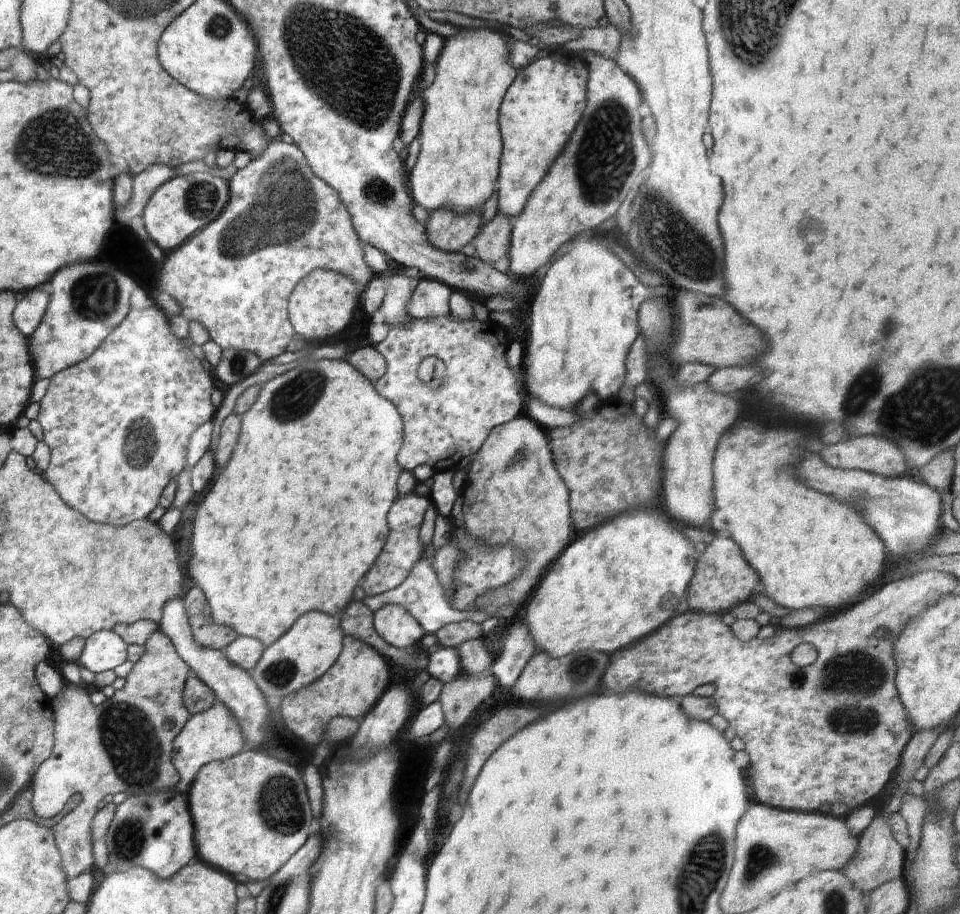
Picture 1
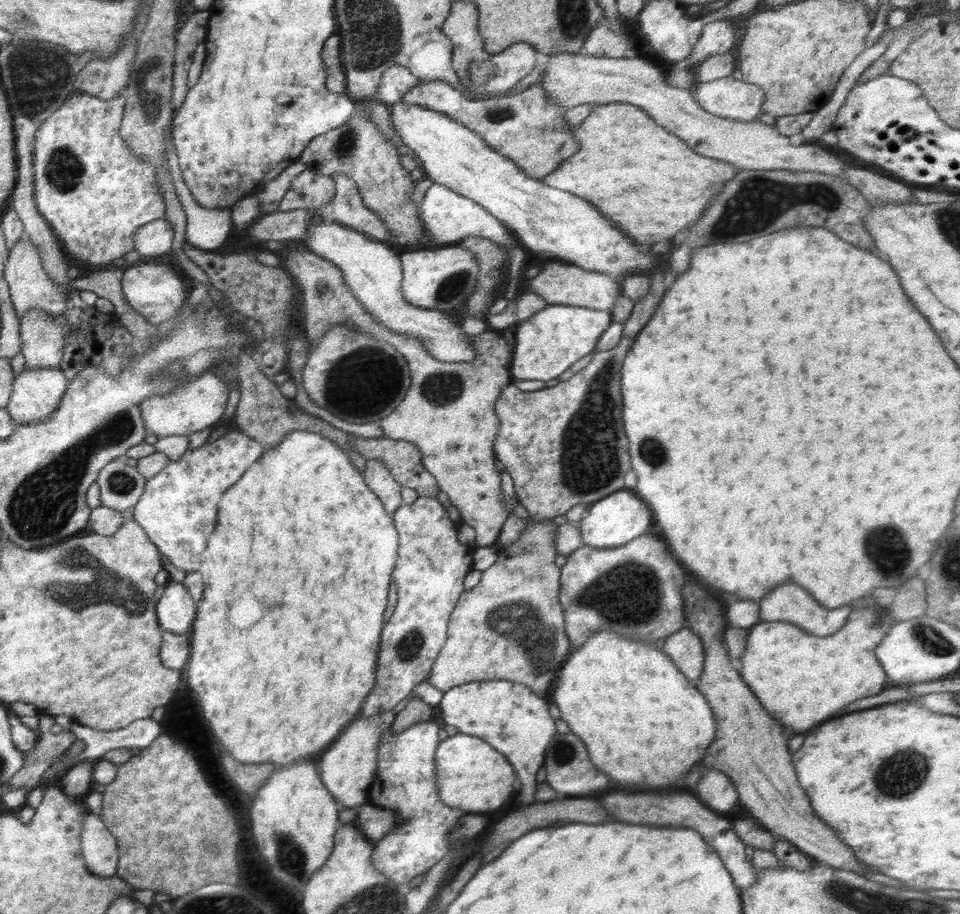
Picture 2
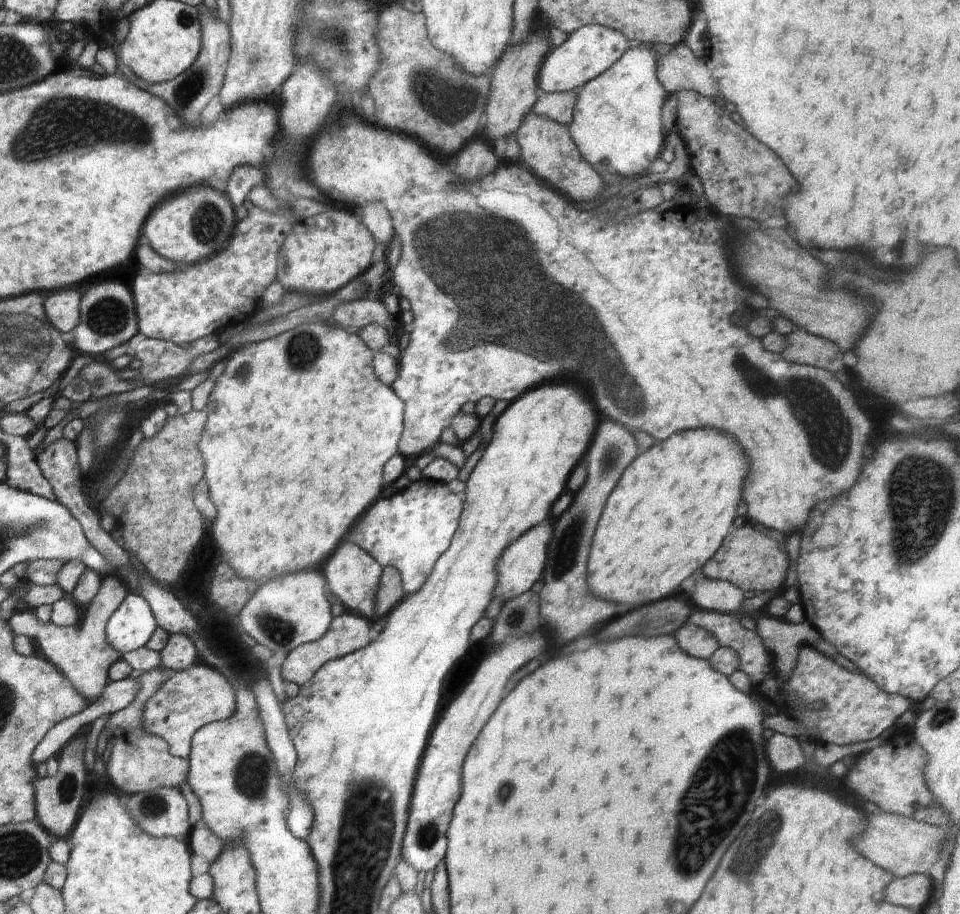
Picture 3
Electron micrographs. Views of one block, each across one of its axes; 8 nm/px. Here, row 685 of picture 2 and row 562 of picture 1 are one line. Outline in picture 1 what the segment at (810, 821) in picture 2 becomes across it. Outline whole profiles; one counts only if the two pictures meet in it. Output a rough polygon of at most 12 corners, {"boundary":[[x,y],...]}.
{"boundary":[[738,544],[700,547],[683,607],[723,615],[752,599],[760,576]]}

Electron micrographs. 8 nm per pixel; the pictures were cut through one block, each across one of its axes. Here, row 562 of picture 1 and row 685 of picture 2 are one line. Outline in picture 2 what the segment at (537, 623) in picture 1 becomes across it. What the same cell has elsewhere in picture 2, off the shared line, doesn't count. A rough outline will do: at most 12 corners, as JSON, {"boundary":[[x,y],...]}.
{"boundary":[[596,632],[552,700],[598,770],[666,790],[714,740],[656,646]]}

